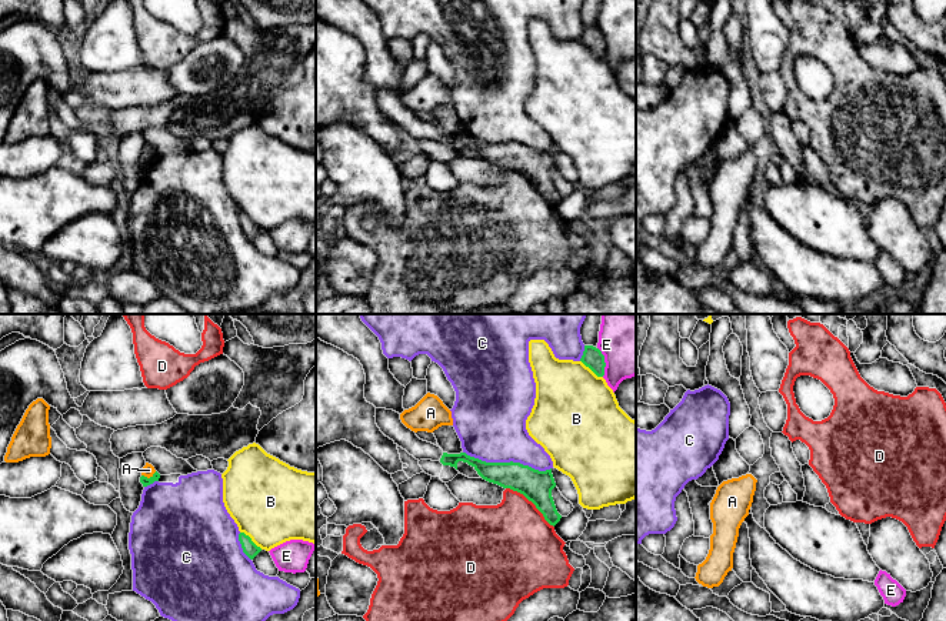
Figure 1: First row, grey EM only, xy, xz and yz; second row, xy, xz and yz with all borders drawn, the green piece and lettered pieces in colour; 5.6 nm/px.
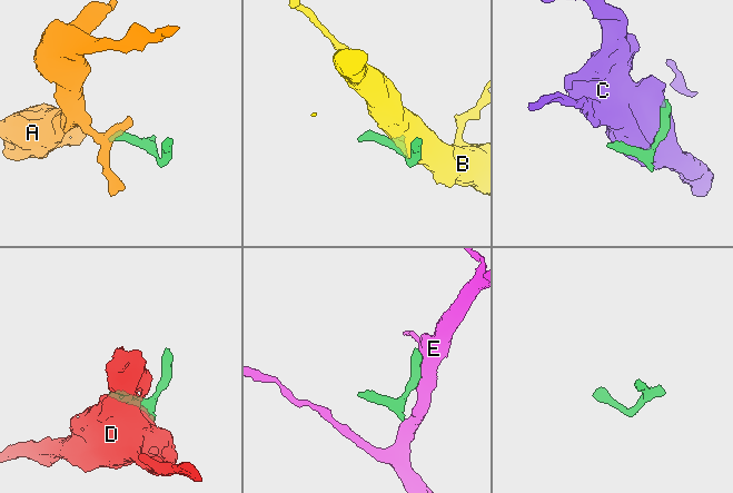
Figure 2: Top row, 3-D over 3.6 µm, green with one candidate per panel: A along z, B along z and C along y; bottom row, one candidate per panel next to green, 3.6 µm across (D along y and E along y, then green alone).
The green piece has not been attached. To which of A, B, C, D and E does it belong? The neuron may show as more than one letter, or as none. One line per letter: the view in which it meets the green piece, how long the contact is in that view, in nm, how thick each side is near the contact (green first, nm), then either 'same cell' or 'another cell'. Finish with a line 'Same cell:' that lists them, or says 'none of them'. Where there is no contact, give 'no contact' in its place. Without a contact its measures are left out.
A: contact in xy; length 90 nm; calibres 50 and 70 nm; another cell
B: contact in xy; length 160 nm; calibres 80 and 460 nm; another cell
C: contact in xz; length 500 nm; calibres 180 and 400 nm; another cell
D: contact in xz; length 360 nm; calibres 180 and 440 nm; another cell
E: contact in xz; length 170 nm; calibres 120 and 400 nm; another cell
Same cell: none of them

